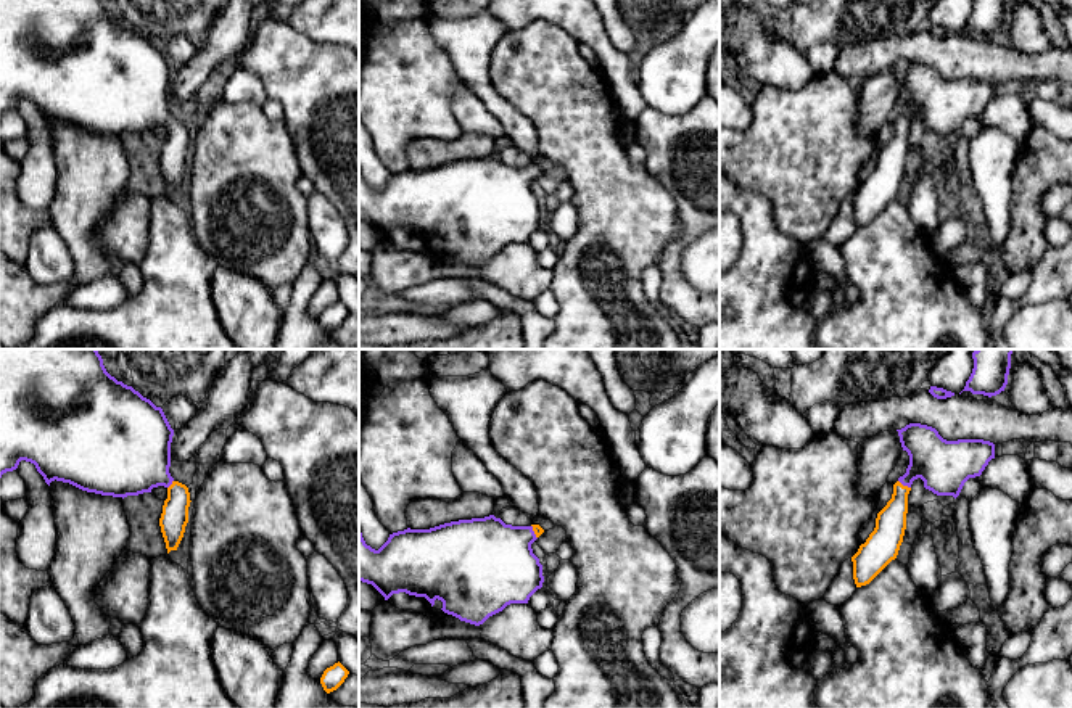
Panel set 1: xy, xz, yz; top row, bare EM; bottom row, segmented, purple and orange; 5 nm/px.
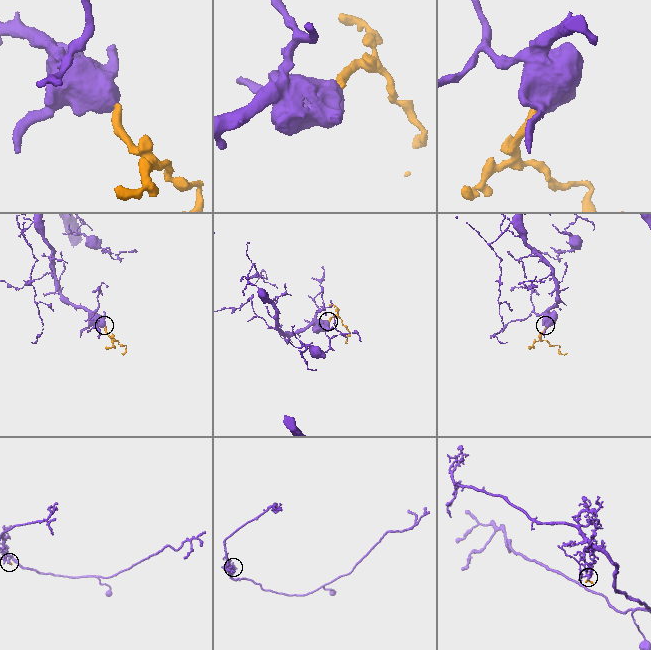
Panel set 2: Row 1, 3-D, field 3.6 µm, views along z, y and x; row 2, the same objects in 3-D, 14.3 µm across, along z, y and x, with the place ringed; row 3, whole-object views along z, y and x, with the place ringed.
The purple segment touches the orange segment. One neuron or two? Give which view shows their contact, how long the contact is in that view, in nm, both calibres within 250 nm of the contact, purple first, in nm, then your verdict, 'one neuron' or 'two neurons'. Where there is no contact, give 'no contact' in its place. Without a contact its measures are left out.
yz | 80 nm | 260/160 nm | one neuron

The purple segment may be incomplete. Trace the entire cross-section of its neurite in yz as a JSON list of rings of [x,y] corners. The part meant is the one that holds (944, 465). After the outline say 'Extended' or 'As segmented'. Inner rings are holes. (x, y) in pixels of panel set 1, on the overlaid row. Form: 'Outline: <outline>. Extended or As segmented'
Outline: [[[909,423],[897,430],[903,451],[909,455],[906,473],[893,484],[892,499],[877,513],[876,528],[864,544],[851,557],[853,579],[856,587],[869,584],[892,560],[897,558],[906,529],[908,494],[914,480],[921,478],[924,488],[937,496],[959,496],[969,478],[980,476],[992,459],[995,459],[995,444],[983,439],[946,441],[932,426]]]. Extended

